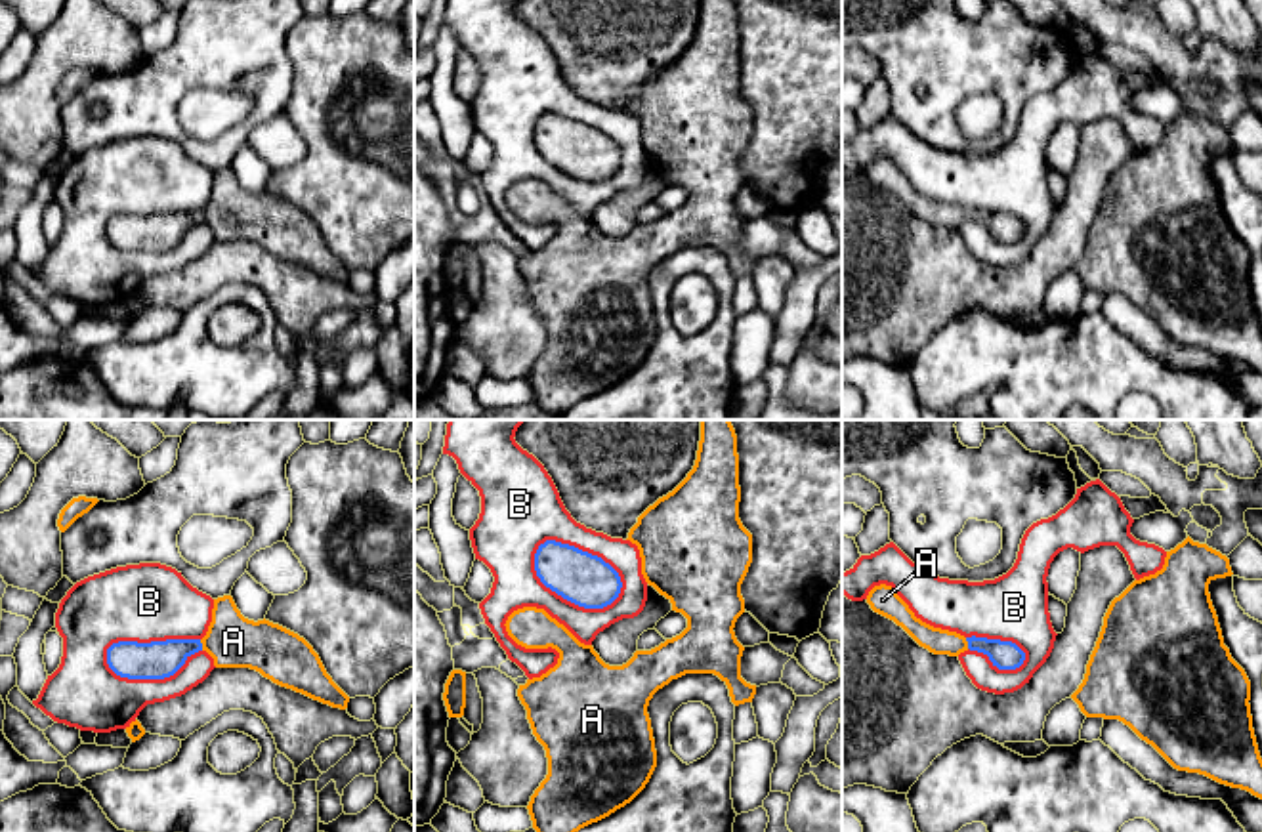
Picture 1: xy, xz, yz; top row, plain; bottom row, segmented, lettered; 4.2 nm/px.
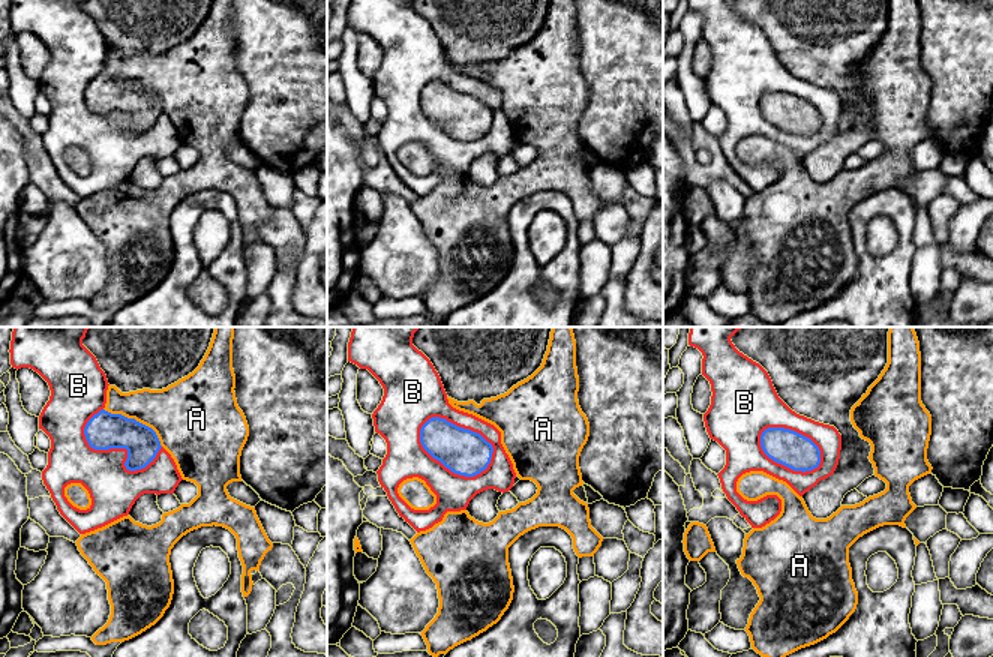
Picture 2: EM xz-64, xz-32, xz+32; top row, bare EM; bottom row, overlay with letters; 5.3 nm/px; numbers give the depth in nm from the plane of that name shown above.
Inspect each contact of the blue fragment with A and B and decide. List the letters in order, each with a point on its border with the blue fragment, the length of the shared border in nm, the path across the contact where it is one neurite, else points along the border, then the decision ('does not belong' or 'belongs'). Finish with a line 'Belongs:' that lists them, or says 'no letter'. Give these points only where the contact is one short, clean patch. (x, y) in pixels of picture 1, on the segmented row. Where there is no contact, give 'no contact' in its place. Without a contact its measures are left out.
A: contact xy (201, 645); length 50 nm; way xy (159, 659), (184, 647), (201, 645), (233, 642); belongs
B: contact xz (581, 550); length 400 nm; does not belong
Belongs: A

